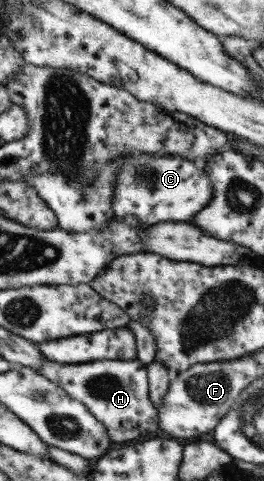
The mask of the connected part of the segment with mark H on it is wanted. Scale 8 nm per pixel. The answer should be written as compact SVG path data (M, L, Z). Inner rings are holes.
M44 360L38 372L58 384L69 398L81 402L104 426L110 442L154 438L154 432L158 430L157 410L147 392L145 365L138 360L96 360L81 364L58 364Z

